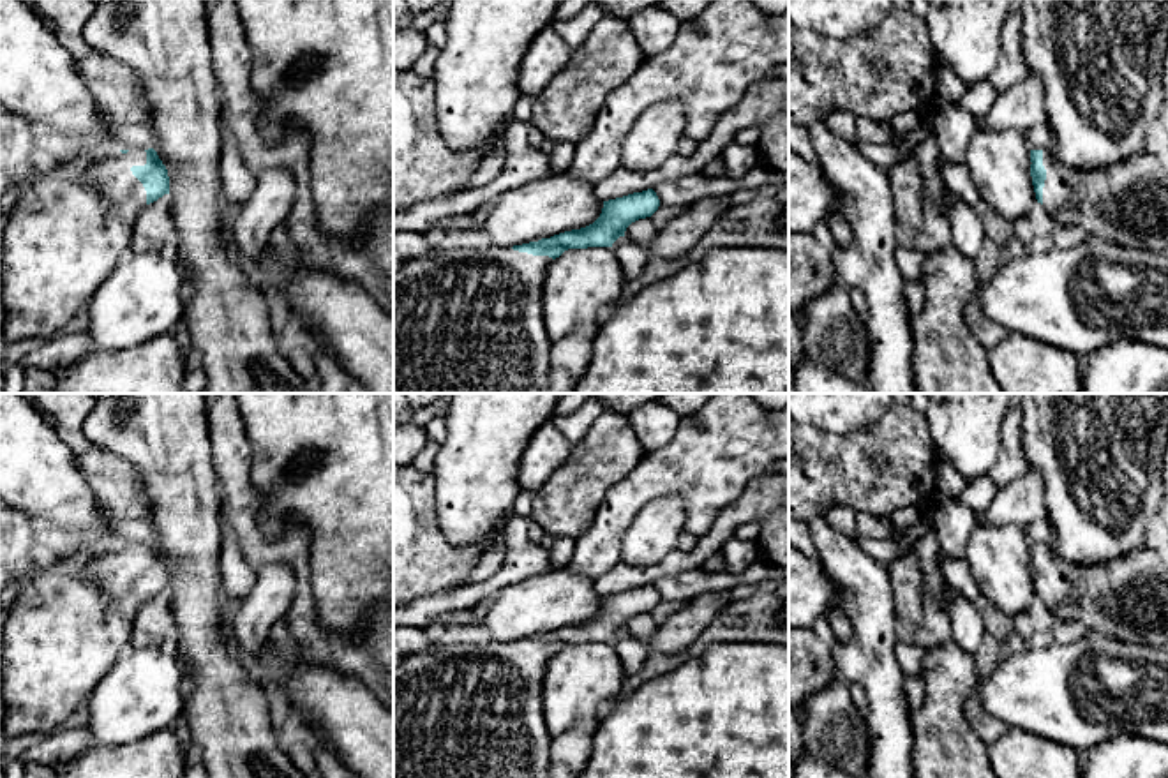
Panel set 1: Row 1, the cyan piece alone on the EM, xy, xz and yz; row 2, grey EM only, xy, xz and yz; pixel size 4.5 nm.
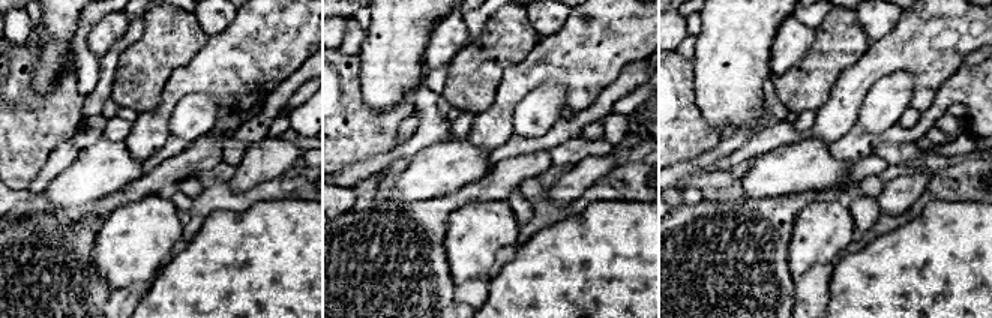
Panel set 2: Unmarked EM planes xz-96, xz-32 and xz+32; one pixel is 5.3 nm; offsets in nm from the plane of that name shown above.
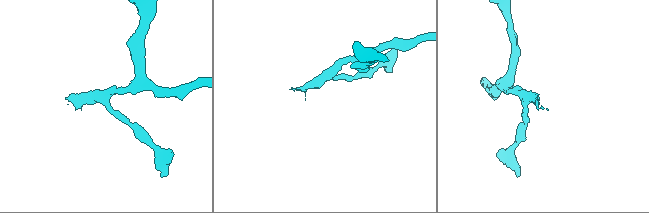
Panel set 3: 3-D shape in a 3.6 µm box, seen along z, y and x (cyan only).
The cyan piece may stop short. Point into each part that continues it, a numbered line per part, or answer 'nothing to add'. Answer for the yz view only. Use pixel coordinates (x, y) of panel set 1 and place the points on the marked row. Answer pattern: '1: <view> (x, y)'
1: yz (1126, 203)

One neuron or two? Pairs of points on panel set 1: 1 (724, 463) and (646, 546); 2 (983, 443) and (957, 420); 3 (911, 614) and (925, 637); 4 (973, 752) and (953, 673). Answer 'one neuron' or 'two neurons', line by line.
1: two neurons
2: one neuron
3: one neuron
4: one neuron

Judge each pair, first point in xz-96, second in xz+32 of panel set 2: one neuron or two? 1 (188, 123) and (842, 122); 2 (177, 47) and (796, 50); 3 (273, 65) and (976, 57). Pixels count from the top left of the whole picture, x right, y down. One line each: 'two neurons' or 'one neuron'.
1: two neurons
2: two neurons
3: two neurons

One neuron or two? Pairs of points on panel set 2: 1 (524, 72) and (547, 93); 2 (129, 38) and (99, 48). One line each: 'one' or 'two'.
1: two
2: two

